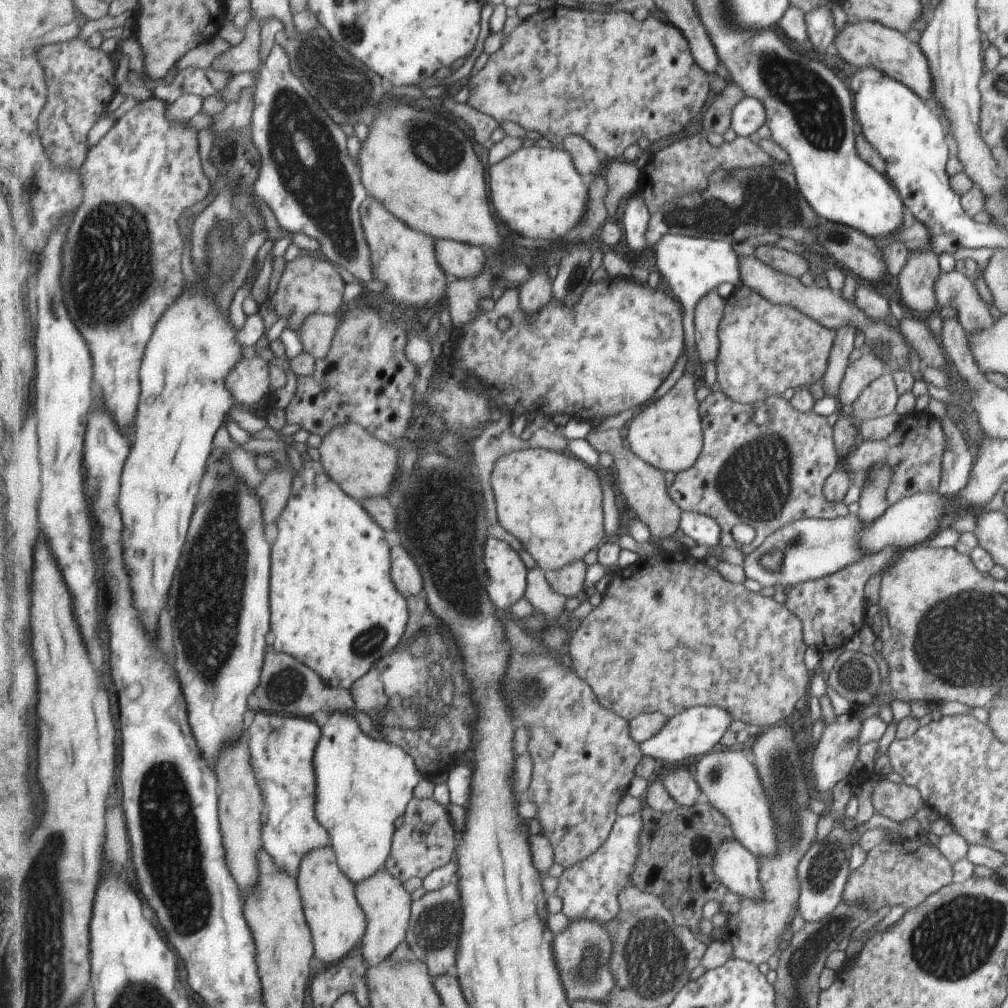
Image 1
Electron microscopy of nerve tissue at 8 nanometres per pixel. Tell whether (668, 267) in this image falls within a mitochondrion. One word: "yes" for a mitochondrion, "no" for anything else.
no

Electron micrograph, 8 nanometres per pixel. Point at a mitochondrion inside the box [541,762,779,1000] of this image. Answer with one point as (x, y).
(586, 967)

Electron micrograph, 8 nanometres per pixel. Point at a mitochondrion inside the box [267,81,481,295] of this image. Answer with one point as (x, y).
(436, 144)

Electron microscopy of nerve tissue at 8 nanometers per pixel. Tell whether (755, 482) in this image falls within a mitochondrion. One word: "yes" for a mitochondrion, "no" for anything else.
yes

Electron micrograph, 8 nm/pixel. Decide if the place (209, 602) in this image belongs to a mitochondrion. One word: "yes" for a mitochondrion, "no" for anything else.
yes

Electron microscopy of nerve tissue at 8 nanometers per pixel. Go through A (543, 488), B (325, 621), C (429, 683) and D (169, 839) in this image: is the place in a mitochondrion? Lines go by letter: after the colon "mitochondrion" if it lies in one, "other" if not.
A: other
B: other
C: mitochondrion
D: mitochondrion

